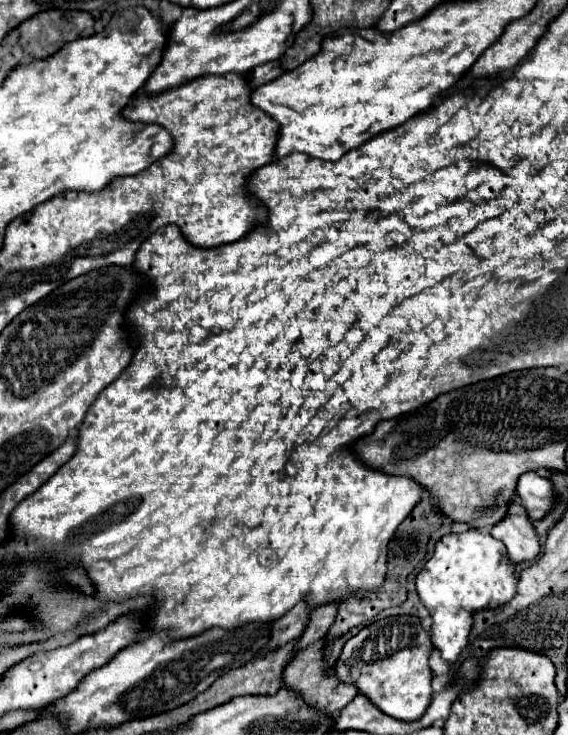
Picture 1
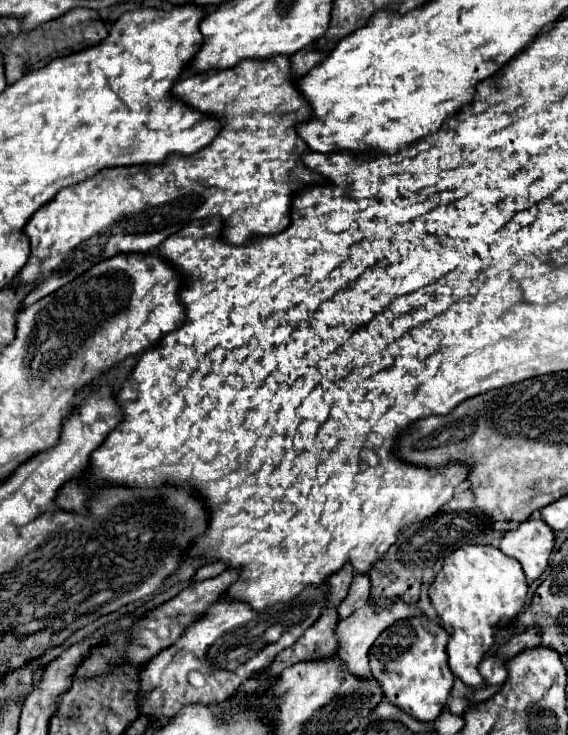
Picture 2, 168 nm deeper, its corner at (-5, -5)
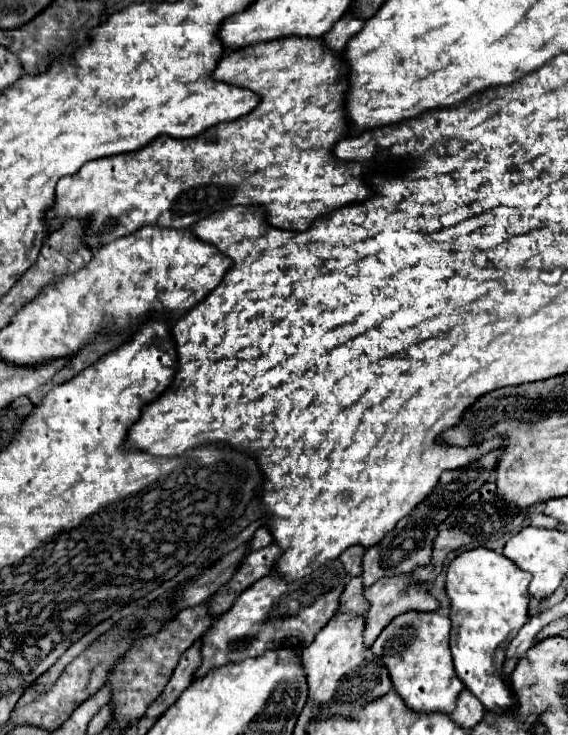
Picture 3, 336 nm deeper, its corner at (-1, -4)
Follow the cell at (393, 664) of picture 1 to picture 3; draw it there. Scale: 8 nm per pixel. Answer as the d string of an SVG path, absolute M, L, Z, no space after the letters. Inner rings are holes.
M405 612L393 618L379 638L373 642L371 650L383 658L397 694L415 712L445 712L455 710L459 694L465 684L457 678L453 670L451 650L449 650L451 622L447 616L437 612Z

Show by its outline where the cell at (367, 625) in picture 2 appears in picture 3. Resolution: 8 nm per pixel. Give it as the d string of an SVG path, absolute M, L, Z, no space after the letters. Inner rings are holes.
M411 572L409 574L399 574L399 576L391 576L391 578L381 578L377 580L373 586L369 586L365 590L365 598L371 602L371 608L367 612L367 626L363 632L365 638L365 646L371 646L375 642L375 638L381 634L381 630L399 614L409 612L409 610L417 610L417 612L431 612L439 608L439 600L433 598L429 594L429 590L419 584L419 582L411 582Z

